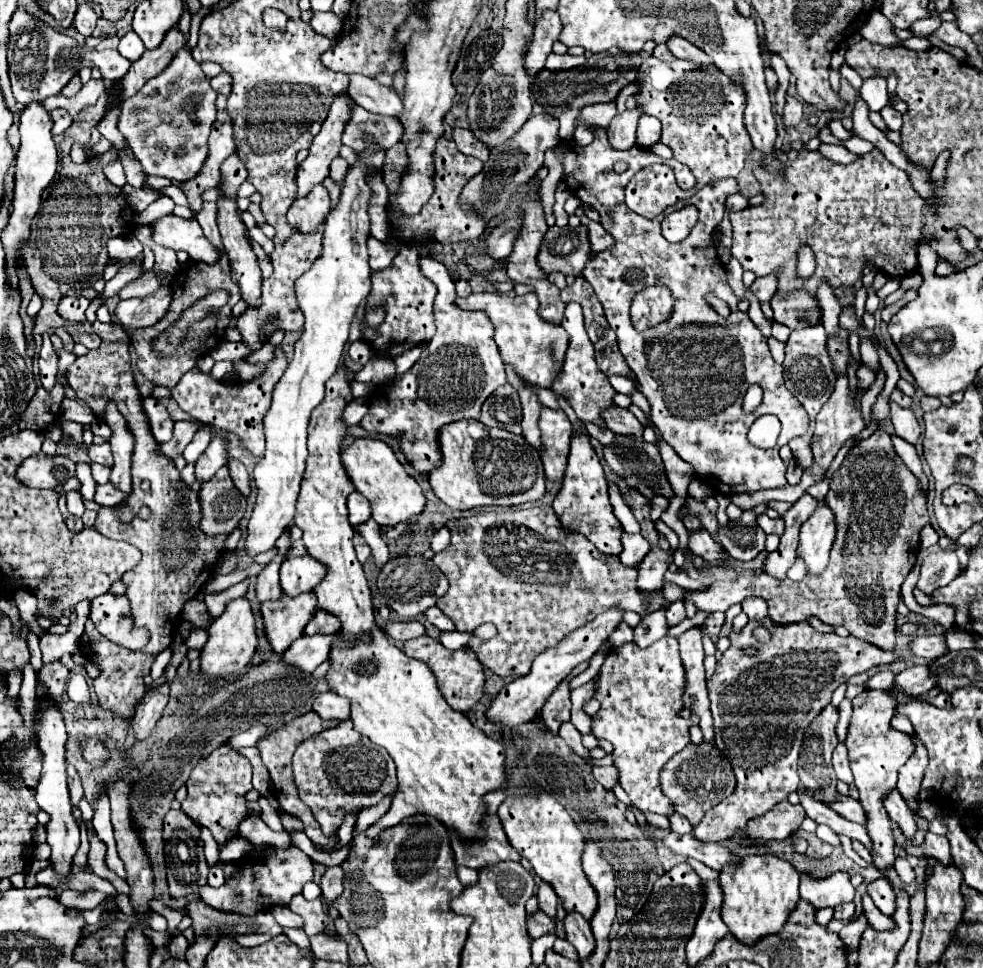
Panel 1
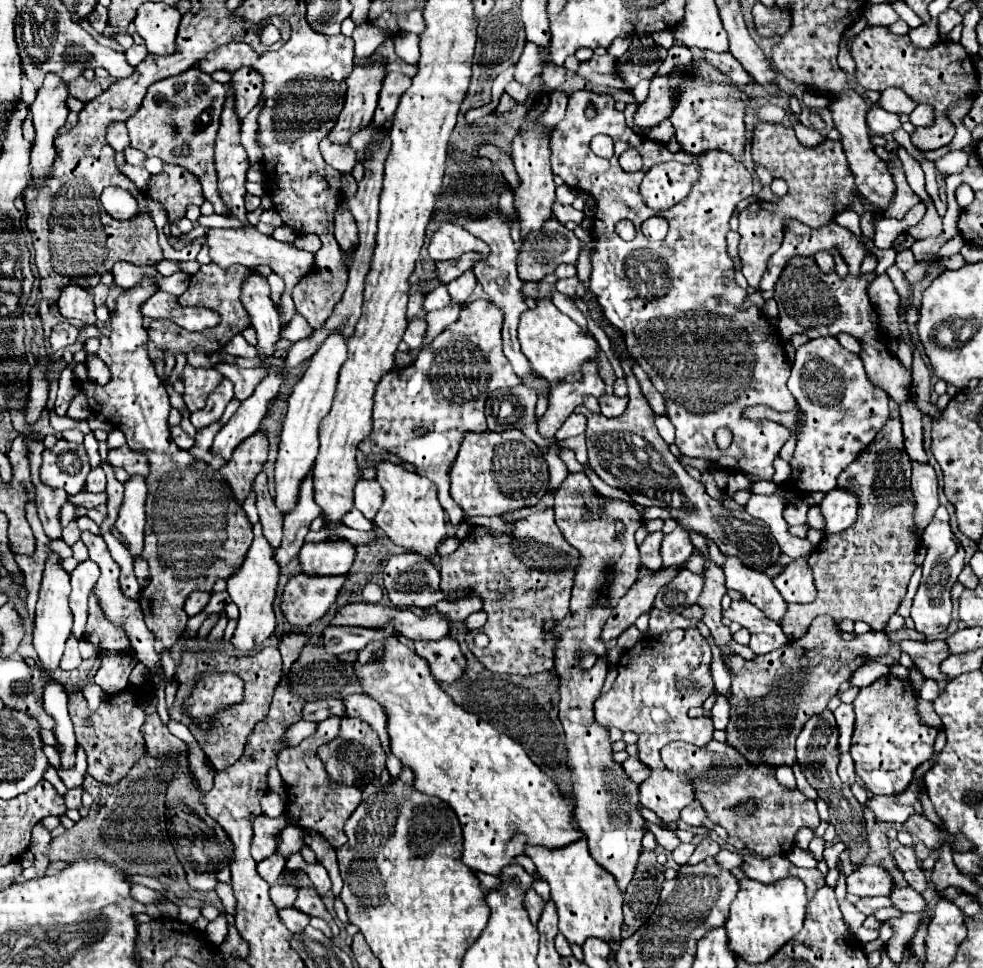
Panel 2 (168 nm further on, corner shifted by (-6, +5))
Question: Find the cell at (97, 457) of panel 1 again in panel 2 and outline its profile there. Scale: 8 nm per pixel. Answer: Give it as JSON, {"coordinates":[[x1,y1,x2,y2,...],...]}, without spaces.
{"coordinates":[[126,446,108,450,108,462,112,466,124,468,130,476,132,474,146,476,146,458,144,456,138,456,136,452,130,452,130,448,126,448]]}

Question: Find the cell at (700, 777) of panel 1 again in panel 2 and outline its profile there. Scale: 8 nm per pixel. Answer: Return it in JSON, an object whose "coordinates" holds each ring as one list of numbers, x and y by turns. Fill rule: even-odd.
{"coordinates":[[670,742,662,748,664,766,680,776,688,776,694,786,694,798,706,810,706,818,726,829,729,838,741,839,746,848,758,856,788,854,794,848,794,834,798,828,816,828,820,816,816,804,798,790,786,790,778,784,774,770,766,766,752,766,730,748,726,742,718,742,718,752,710,748,698,748,688,742],[742,800,758,800,758,812,746,818,736,818,732,808]]}

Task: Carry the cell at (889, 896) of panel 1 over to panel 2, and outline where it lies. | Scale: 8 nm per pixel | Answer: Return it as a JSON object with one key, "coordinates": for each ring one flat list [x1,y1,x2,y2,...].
{"coordinates":[[894,886,890,892,890,900,892,906,900,912,922,912,922,908,926,906,920,892,916,892,910,886]]}

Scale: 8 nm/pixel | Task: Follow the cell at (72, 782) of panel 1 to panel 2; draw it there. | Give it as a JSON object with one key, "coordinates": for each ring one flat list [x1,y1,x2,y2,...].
{"coordinates":[[82,786,70,788,70,790,66,792,66,796,64,796,66,808,76,808,76,810,80,810,80,808,82,808,82,792,84,792]]}

